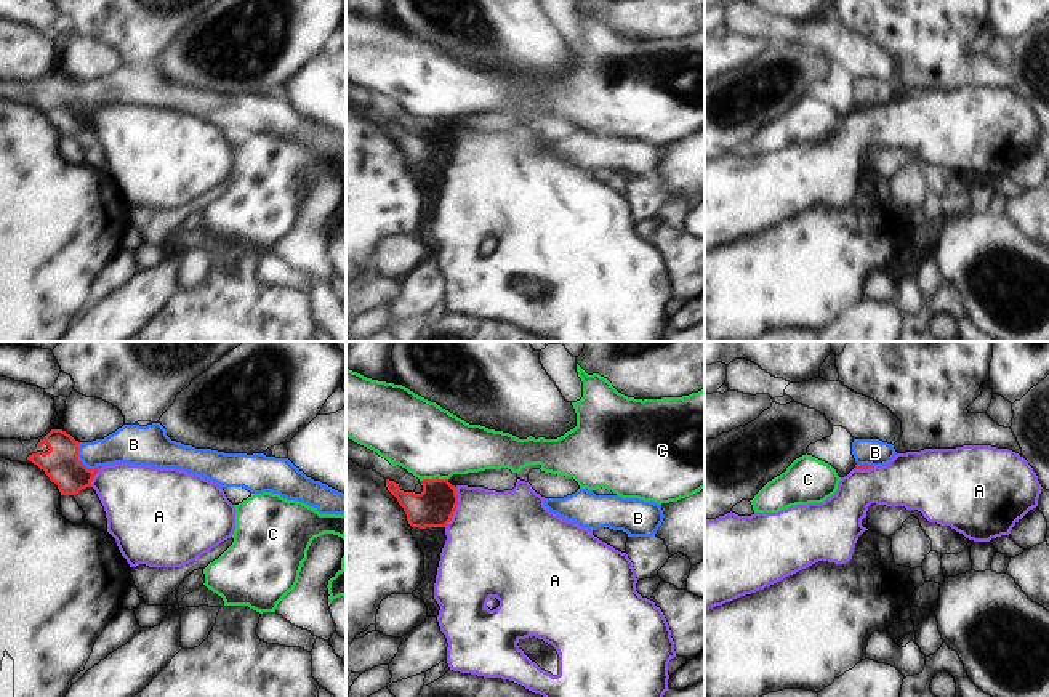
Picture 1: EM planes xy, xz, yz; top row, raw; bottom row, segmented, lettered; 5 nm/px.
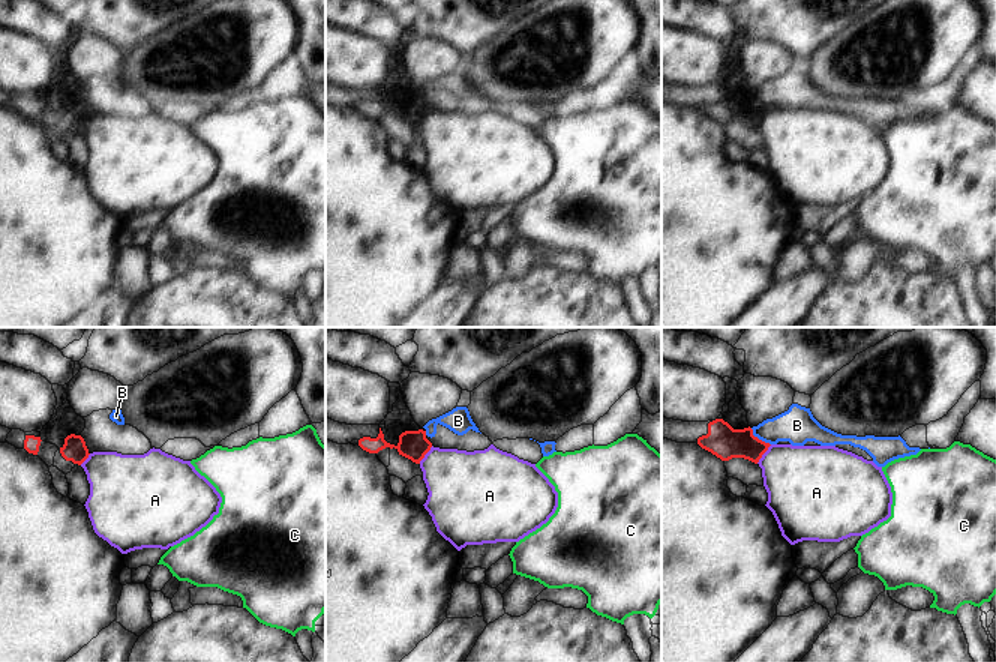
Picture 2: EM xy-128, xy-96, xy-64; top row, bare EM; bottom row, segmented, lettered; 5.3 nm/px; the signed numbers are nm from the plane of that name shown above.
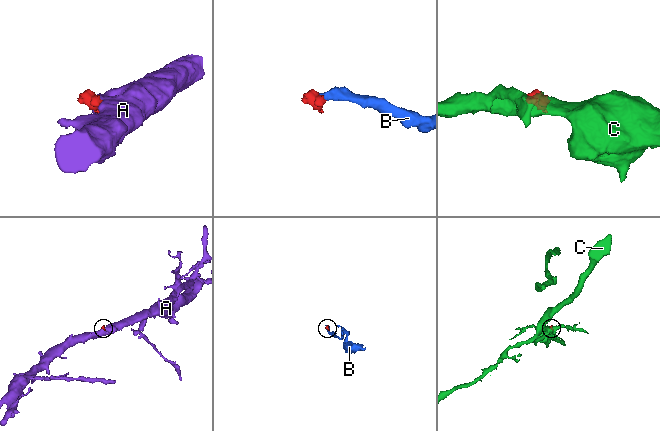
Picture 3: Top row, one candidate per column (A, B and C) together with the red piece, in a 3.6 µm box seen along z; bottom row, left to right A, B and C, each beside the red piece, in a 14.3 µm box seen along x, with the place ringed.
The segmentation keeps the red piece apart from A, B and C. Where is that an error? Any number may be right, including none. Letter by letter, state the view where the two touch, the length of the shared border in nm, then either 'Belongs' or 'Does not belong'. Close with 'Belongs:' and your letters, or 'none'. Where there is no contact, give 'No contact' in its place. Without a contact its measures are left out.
A: Touches red in xz. Shared border 220 nm. Does not belong
B: Touches red in xy. Shared border 180 nm. Belongs
C: Touches red in xz. Shared border 140 nm. Does not belong
Belongs: B

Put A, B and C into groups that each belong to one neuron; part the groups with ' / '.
A / B / C

